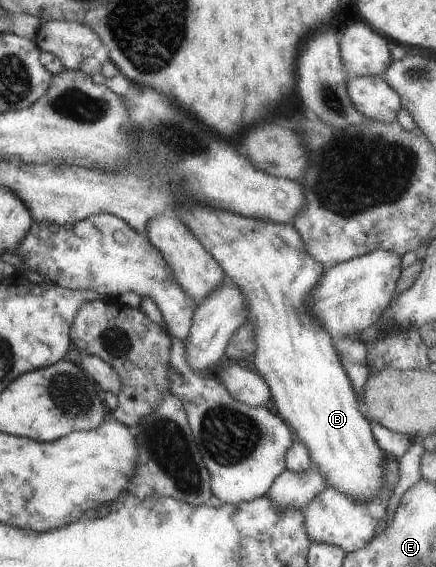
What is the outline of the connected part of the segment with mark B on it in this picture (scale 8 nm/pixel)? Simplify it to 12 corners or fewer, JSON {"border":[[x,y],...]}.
{"border":[[172,214],[243,294],[253,368],[327,486],[385,453],[309,310],[328,268],[291,224]]}

